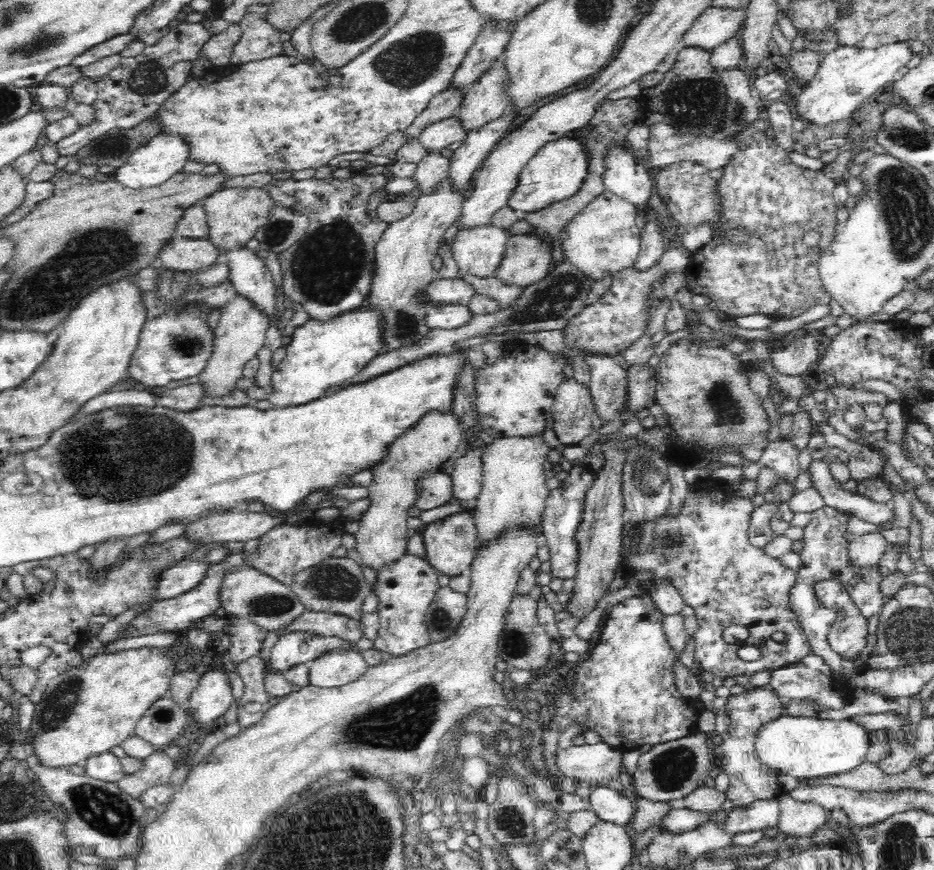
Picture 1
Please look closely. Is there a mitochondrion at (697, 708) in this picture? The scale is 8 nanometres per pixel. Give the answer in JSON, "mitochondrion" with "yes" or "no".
{"mitochondrion":"no"}

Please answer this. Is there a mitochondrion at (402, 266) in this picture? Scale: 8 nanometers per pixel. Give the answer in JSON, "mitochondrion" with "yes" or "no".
{"mitochondrion":"no"}

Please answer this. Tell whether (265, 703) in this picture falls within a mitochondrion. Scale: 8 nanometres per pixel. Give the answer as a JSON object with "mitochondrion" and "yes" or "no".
{"mitochondrion":"no"}

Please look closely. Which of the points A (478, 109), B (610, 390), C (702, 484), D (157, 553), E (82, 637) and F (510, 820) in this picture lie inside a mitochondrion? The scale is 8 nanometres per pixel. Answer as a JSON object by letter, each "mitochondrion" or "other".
{"A":"other","B":"mitochondrion","C":"other","D":"mitochondrion","E":"other","F":"mitochondrion"}

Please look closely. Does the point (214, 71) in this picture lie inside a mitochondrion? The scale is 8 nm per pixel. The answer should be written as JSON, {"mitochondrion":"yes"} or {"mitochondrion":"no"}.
{"mitochondrion":"no"}

